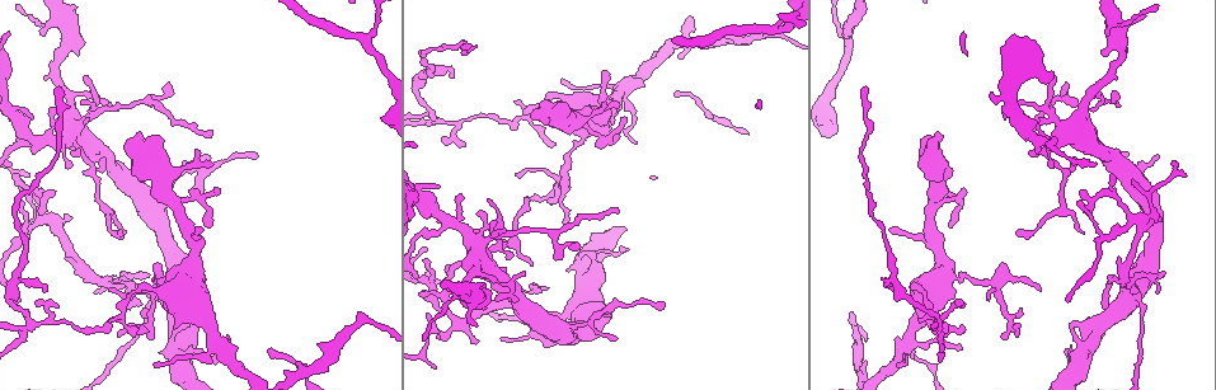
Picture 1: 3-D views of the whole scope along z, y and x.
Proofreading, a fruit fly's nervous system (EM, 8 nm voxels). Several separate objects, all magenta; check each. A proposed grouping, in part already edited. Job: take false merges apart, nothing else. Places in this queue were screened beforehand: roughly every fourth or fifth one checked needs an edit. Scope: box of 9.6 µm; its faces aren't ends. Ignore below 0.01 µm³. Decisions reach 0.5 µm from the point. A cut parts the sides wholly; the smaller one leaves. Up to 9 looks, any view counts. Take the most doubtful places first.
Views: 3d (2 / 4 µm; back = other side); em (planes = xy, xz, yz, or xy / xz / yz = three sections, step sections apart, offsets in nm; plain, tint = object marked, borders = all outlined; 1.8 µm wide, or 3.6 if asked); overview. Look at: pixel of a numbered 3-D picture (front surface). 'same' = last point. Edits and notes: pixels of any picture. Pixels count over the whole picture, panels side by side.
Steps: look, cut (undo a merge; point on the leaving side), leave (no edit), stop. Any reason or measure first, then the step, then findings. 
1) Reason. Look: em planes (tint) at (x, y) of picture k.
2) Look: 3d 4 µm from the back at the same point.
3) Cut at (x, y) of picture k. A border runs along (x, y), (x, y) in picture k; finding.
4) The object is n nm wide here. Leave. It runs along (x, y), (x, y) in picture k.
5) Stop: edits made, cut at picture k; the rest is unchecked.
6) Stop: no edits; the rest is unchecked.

Thin arm on a thick one. Look: em yz step 4 (tint) at (595, 130) of picture 1.

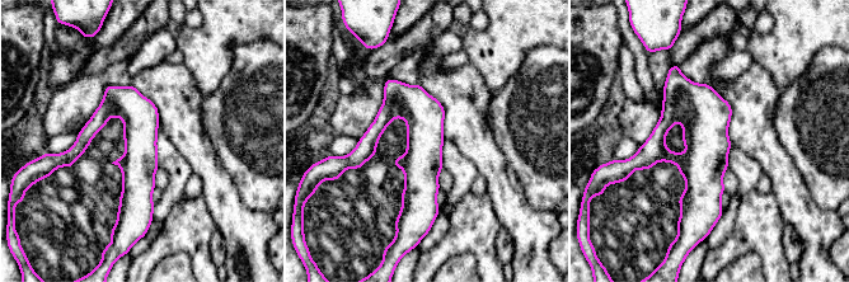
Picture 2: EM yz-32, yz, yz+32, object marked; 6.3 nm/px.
Look: em planes (tint) at the same point.

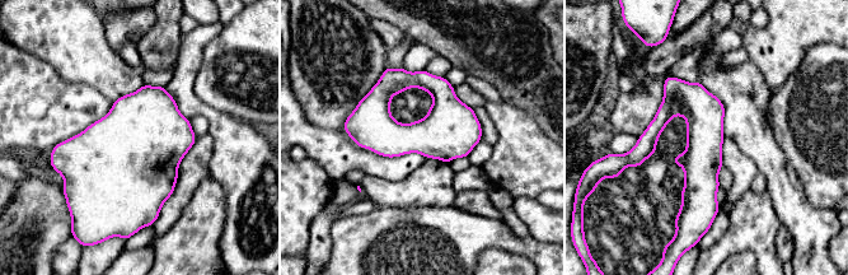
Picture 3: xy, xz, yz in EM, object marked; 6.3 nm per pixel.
Leave. Continuous, no second neuron.

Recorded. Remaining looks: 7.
Four or more arms meet. Look: em 3.6 µm xy step 16 (tint) at (1126, 292) of picture 1.

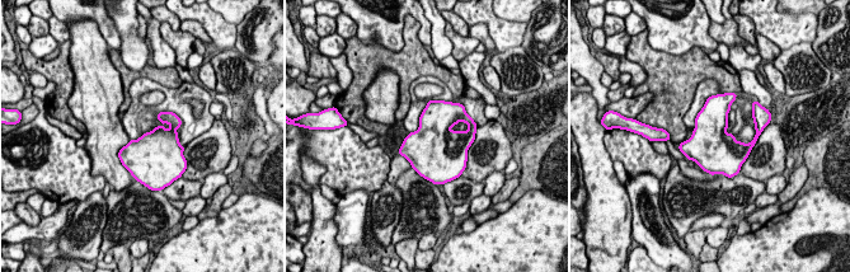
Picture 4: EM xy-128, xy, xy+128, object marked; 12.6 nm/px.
Another direction. Look: em 3.6 µm planes (tint) at the same point.

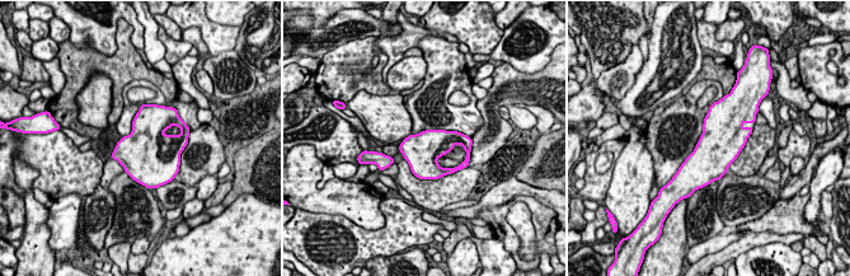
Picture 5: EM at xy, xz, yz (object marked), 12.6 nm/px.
Leave. Continuous, no second neuron.

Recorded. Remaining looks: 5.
Two arms at a narrow angle. Look: 3d 4 µm at (942, 321) of picture 1.

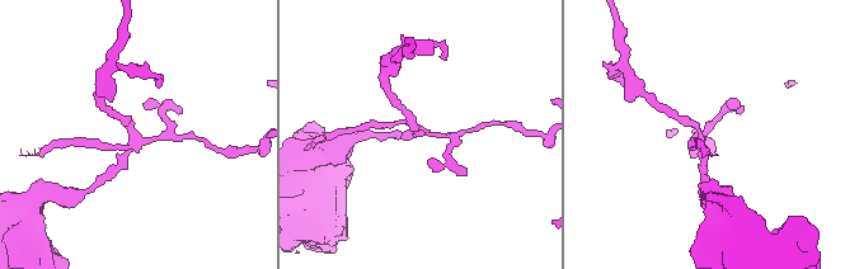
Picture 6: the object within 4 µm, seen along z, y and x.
Need the tissue. Look: em planes (tint) at (702, 138) of picture 6.

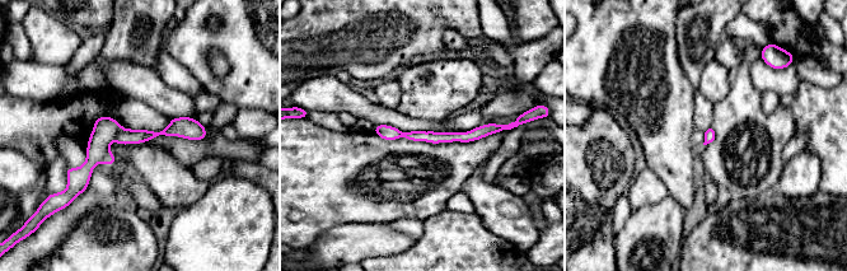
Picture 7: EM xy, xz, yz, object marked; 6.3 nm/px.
The object is 60 nm wide here. Cut at (106, 129) of picture 7. The part that leaves runs along (108, 120), (83, 173), (83, 186) in picture 7; two neurons meet here.

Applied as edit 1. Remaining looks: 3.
Branch point. Look: 3d 2 µm at (527, 117) of picture 1.

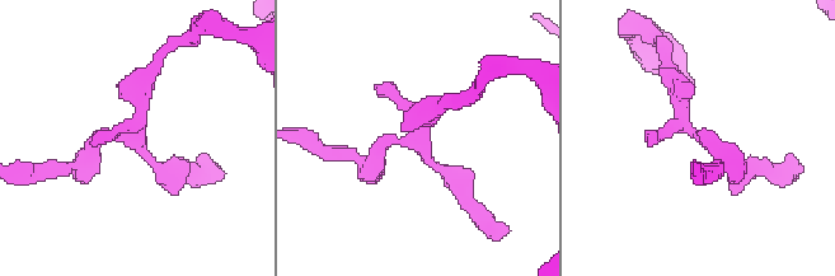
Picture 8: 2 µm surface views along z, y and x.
Need the tissue. Look: em planes (tint) at (133, 134) of picture 8.

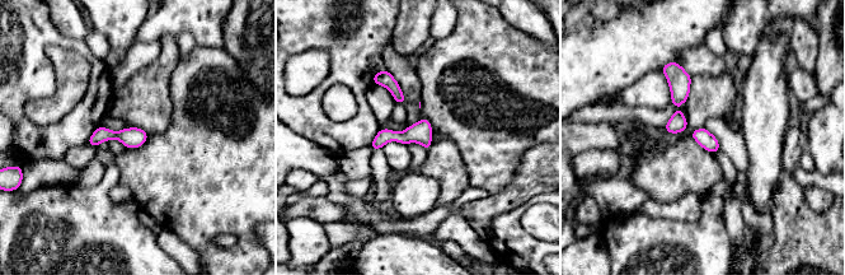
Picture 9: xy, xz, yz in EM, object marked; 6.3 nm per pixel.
The object is 110 nm wide here. Leave. It runs along (427, 125), (374, 145) in picture 9; one neuron here.

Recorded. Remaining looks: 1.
Stop: edits made, cut at picture 7; the rest is unchecked.

